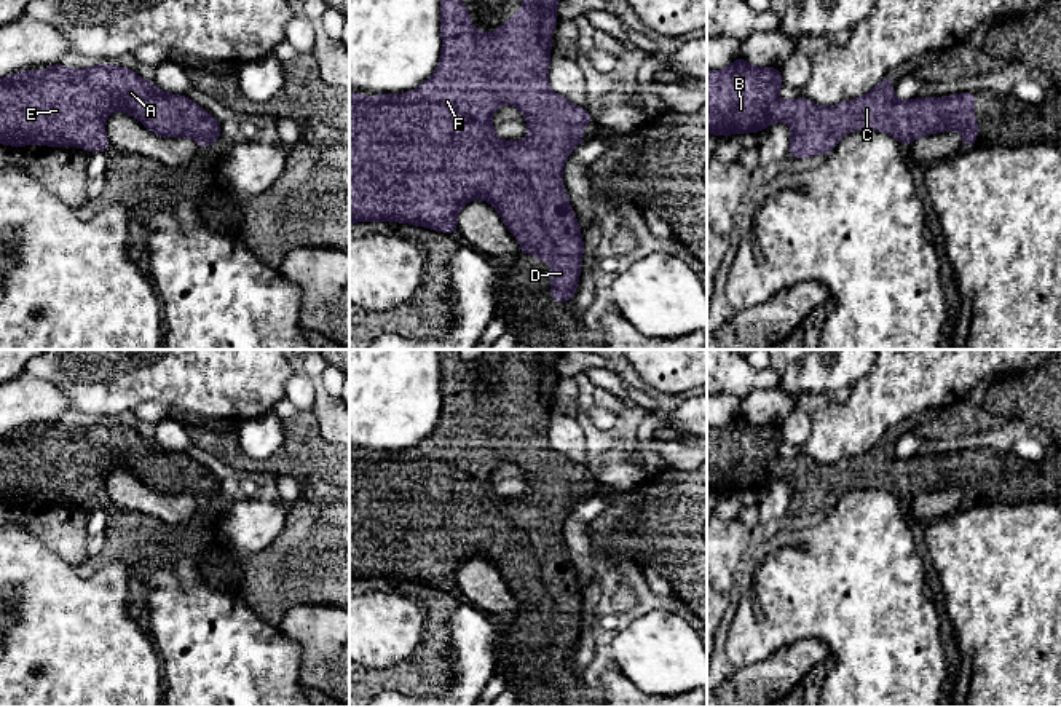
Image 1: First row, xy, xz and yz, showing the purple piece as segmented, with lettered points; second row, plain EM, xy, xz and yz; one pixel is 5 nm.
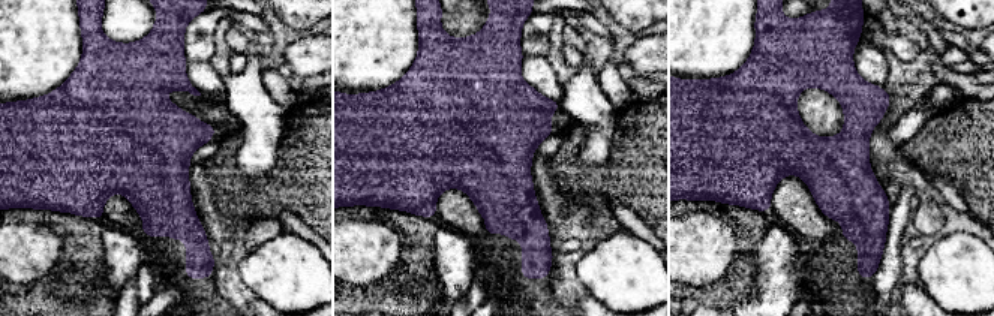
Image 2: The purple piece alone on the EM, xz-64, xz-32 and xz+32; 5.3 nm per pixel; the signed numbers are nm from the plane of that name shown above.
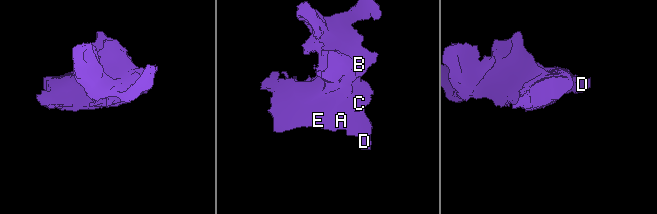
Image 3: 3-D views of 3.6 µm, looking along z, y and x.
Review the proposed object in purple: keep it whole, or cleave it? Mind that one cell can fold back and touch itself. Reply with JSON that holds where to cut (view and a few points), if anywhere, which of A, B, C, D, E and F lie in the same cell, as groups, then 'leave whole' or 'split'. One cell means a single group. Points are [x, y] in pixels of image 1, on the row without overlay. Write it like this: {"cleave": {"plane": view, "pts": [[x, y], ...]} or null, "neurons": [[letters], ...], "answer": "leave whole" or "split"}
{"cleave": null, "neurons": [["A", "B", "C", "D", "E", "F"]], "answer": "leave whole"}

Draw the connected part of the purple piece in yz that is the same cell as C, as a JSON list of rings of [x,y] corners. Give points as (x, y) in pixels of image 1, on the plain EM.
[[[742,413],[736,415],[728,426],[707,428],[707,488],[715,495],[742,490],[758,492],[777,479],[785,479],[791,485],[787,514],[803,517],[814,512],[828,512],[852,488],[882,488],[893,493],[905,504],[909,504],[922,493],[959,488],[964,492],[964,503],[968,508],[975,508],[975,495],[981,492],[981,485],[975,479],[973,448],[943,455],[897,458],[892,432],[884,432],[868,452],[833,464],[822,464],[804,453],[795,458],[780,458],[777,448],[783,442],[779,425],[755,425]]]

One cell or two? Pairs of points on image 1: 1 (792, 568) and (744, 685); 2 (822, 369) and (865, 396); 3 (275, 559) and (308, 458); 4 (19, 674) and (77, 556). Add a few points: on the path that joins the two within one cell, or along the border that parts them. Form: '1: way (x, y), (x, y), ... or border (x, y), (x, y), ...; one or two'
1: border (771, 655), (736, 669); two
2: border (873, 366), (849, 388); two
3: way (300, 533), (310, 524), (310, 484); one
4: border (42, 541), (77, 568); two

